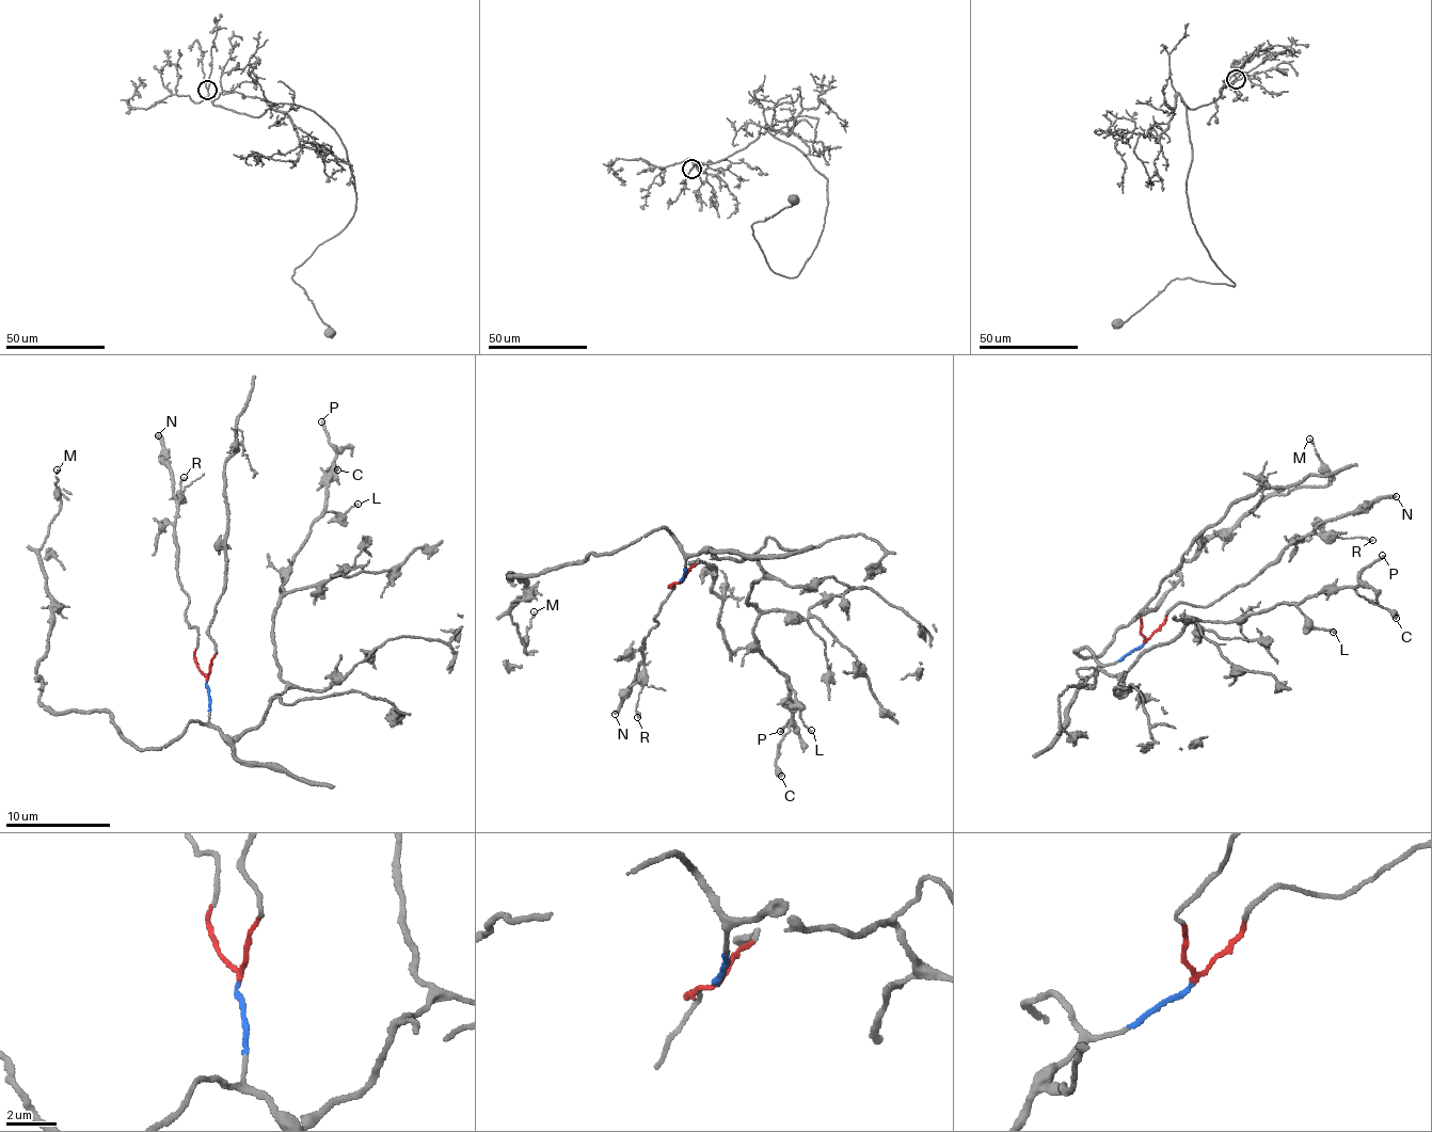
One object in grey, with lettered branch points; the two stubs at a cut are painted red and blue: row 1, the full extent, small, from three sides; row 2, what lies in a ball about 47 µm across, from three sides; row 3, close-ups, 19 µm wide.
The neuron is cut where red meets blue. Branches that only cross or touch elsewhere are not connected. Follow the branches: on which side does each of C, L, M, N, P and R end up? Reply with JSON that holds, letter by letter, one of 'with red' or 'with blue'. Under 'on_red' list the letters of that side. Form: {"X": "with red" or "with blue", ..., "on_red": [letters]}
{"C": "with blue", "L": "with blue", "M": "with blue", "N": "with red", "P": "with blue", "R": "with red", "on_red": ["N", "R"]}

